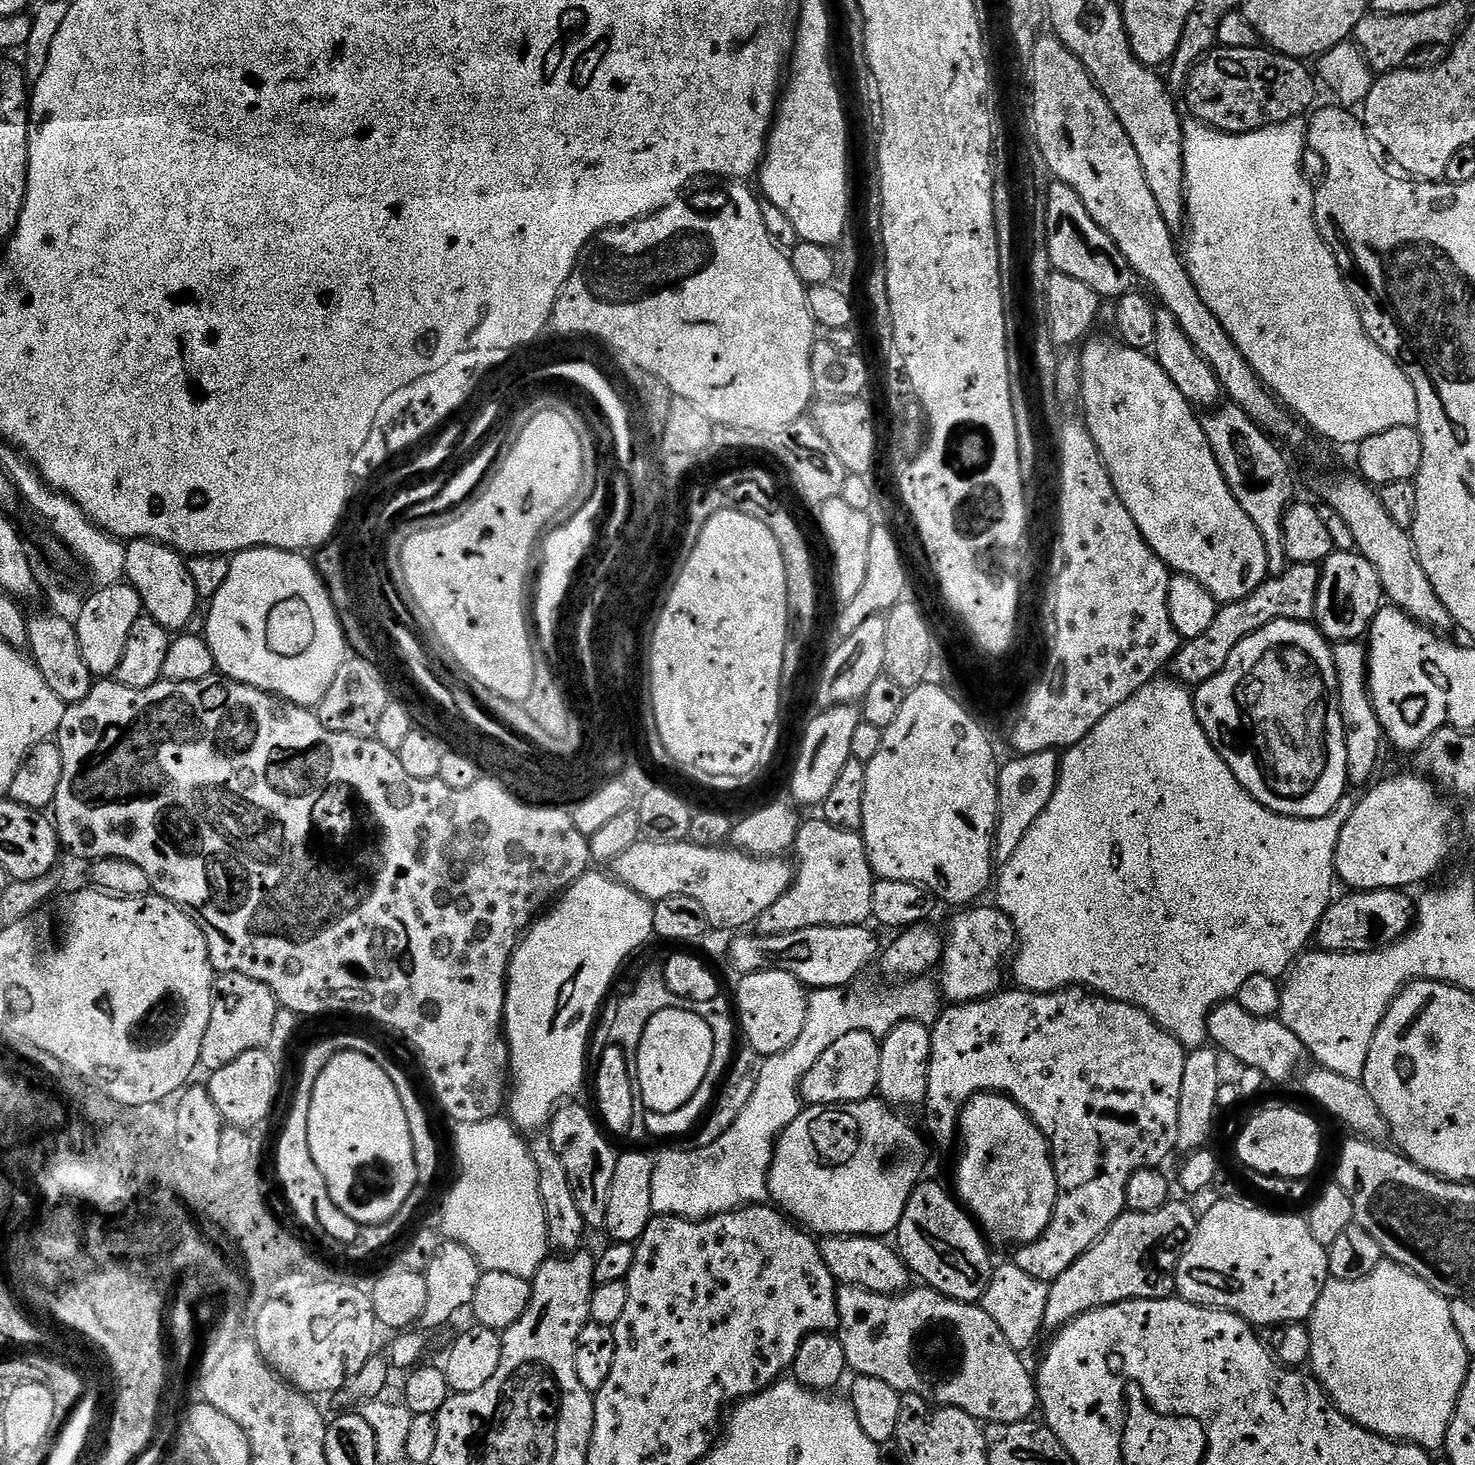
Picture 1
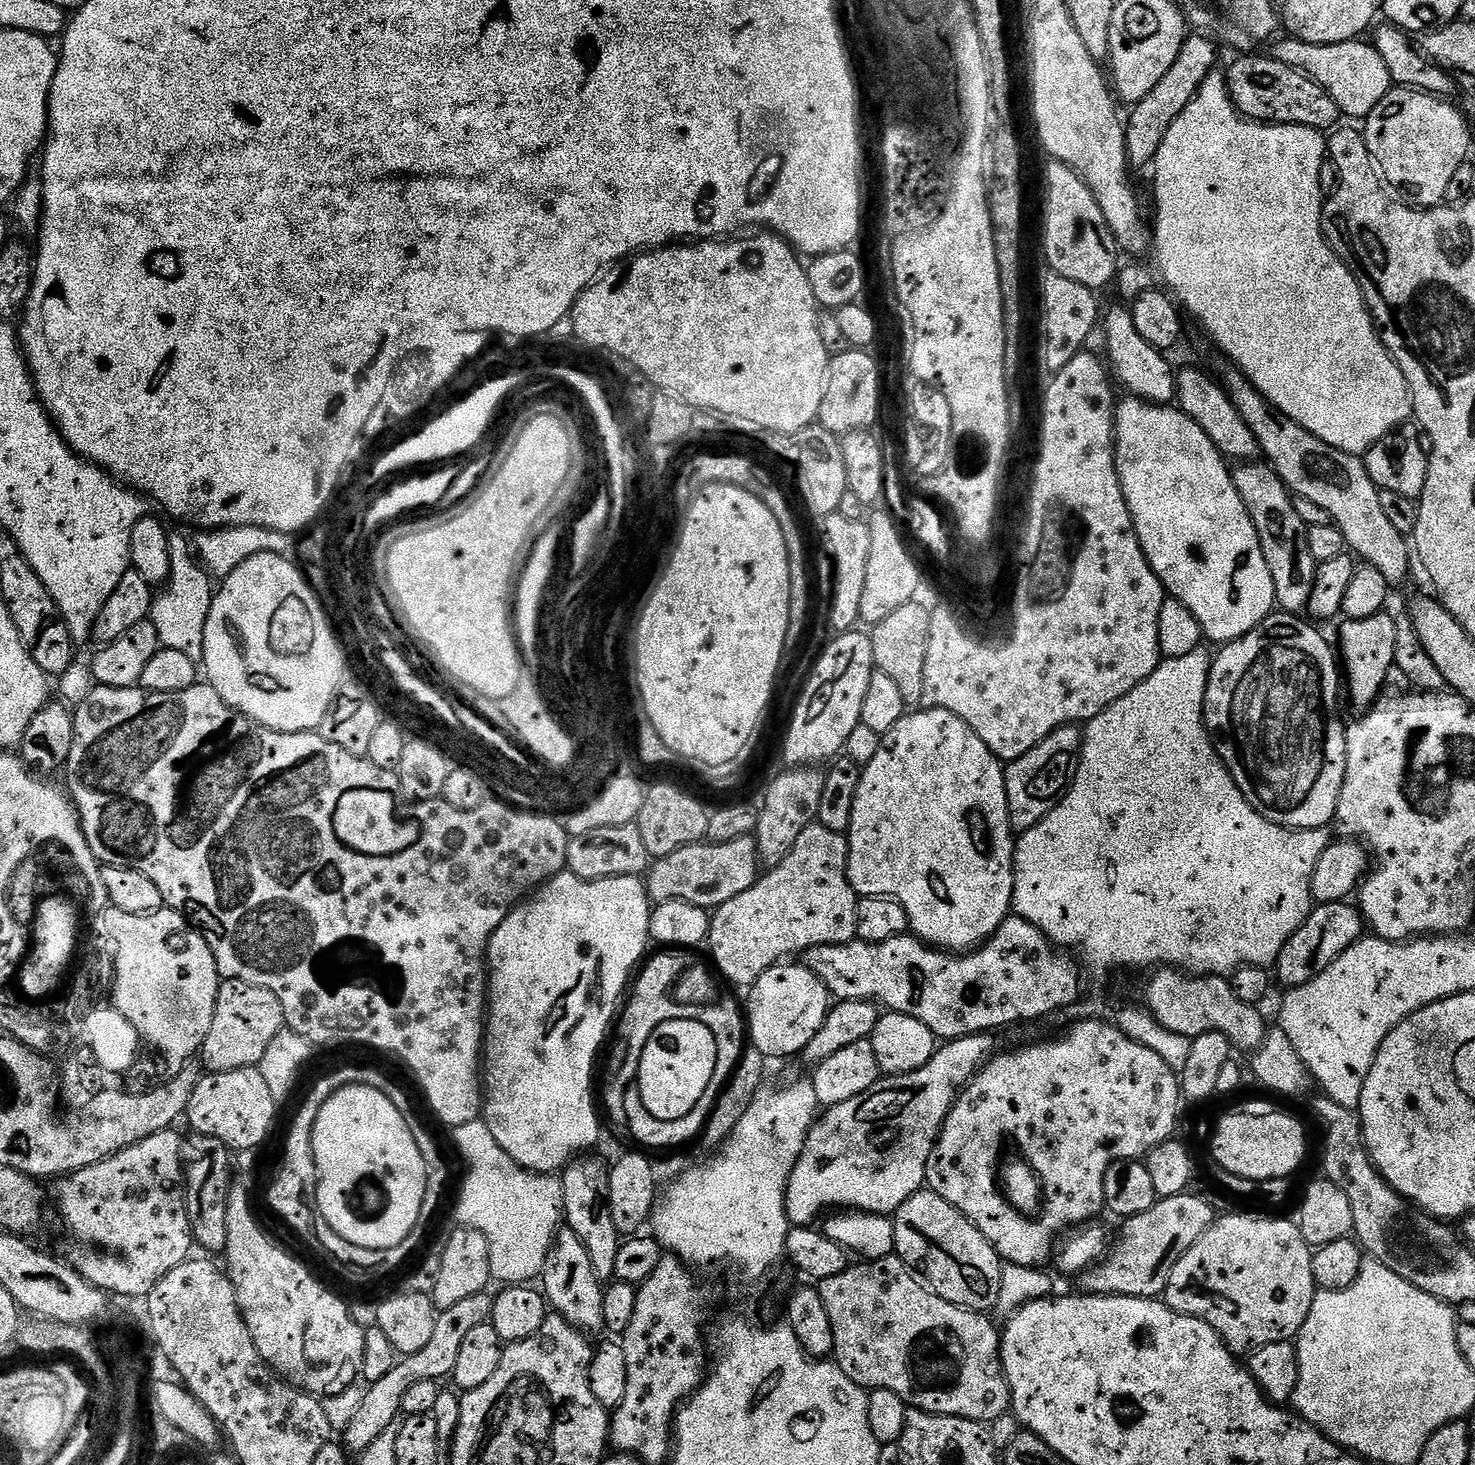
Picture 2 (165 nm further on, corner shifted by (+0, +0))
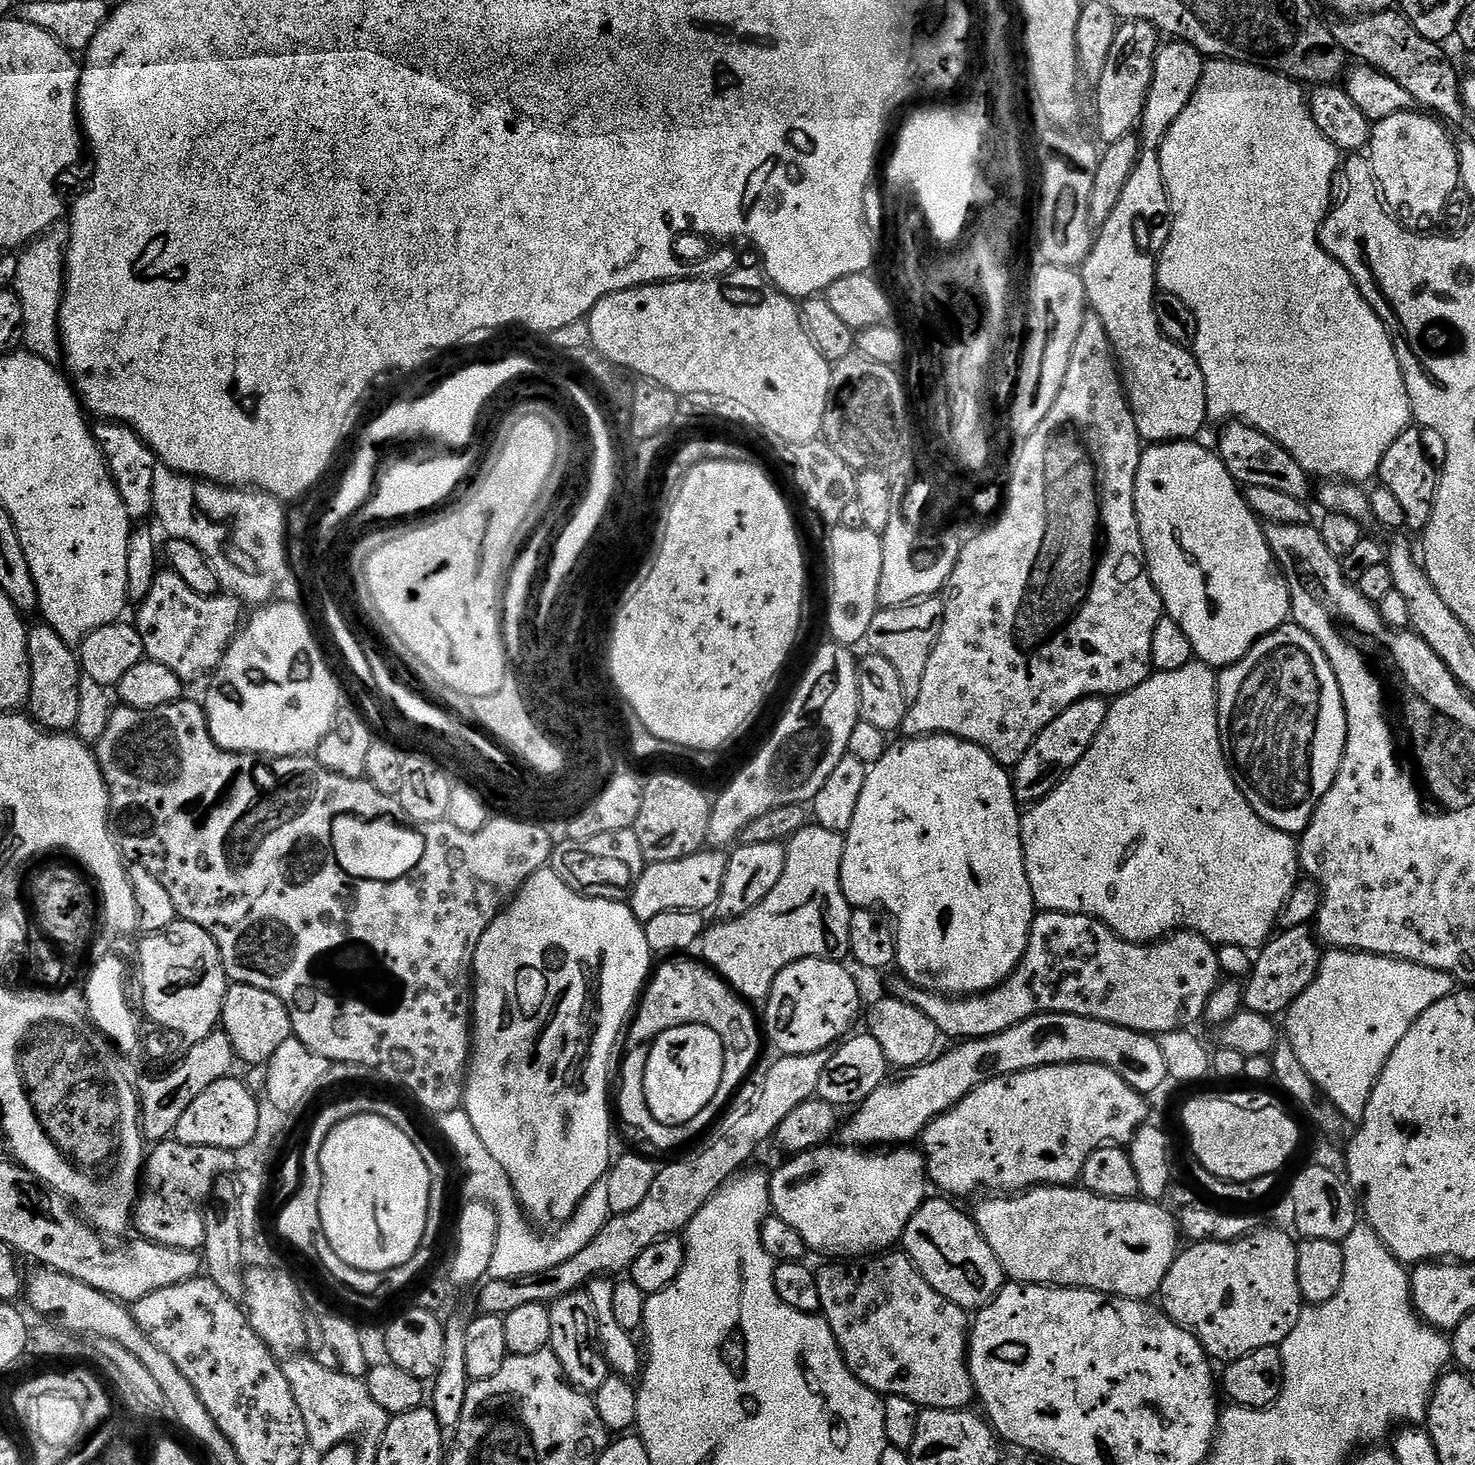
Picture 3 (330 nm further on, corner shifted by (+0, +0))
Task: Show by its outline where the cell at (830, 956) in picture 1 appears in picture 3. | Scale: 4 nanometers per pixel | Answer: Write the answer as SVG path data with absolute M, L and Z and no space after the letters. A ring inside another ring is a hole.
M1040 910L1032 923L1026 954L1010 978L1003 980L997 988L979 992L976 996L953 998L937 996L934 992L916 988L903 978L896 978L890 992L897 1000L904 1000L922 1010L922 1014L934 1022L941 1037L949 1036L952 1042L963 1042L1002 1034L1002 1030L1010 1030L1010 1026L1043 1012L1078 1014L1149 1034L1182 1032L1204 1020L1206 1002L1210 1002L1210 994L1214 994L1221 979L1219 951L1197 932L1181 930L1153 944L1132 944L1120 939L1100 920L1069 912Z

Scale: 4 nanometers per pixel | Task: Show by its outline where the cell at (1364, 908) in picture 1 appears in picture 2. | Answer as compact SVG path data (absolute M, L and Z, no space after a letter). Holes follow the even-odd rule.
M1355 903L1316 904L1312 913L1296 927L1296 932L1282 946L1274 965L1275 979L1277 976L1285 989L1310 982L1319 972L1326 970L1326 966L1334 963L1350 945L1361 939L1365 932L1364 915Z

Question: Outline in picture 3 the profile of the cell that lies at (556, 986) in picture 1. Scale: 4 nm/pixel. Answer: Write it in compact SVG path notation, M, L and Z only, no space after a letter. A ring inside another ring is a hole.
M545 866L535 872L512 897L504 911L499 912L490 922L478 950L474 954L474 999L472 1001L472 1046L468 1061L468 1074L464 1082L464 1113L474 1122L482 1146L494 1154L498 1166L506 1170L510 1182L520 1199L520 1207L537 1225L567 1222L576 1213L580 1201L593 1191L596 1183L603 1181L614 1163L612 1152L612 1116L610 1096L608 1100L608 1063L612 1060L612 1051L616 1048L616 1039L621 1039L630 1017L646 987L646 981L653 971L654 953L646 942L644 924L632 913L624 900L603 900L593 896L583 896L576 892L562 878L558 878L551 866Z

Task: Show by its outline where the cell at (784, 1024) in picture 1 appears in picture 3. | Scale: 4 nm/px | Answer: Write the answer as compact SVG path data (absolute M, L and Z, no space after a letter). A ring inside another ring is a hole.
M806 958L786 966L786 970L774 978L763 1005L762 1028L770 1043L785 1056L814 1054L823 1048L832 1048L853 1031L852 1023L860 1012L860 988L844 966L838 960Z

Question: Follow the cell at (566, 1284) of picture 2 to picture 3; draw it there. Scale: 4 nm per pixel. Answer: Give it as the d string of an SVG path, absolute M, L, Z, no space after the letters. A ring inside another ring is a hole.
M587 1291L571 1292L558 1298L550 1306L550 1351L556 1355L562 1366L564 1376L572 1387L582 1392L595 1394L602 1382L610 1374L608 1363L596 1342L596 1323L594 1322L594 1302L590 1302Z

